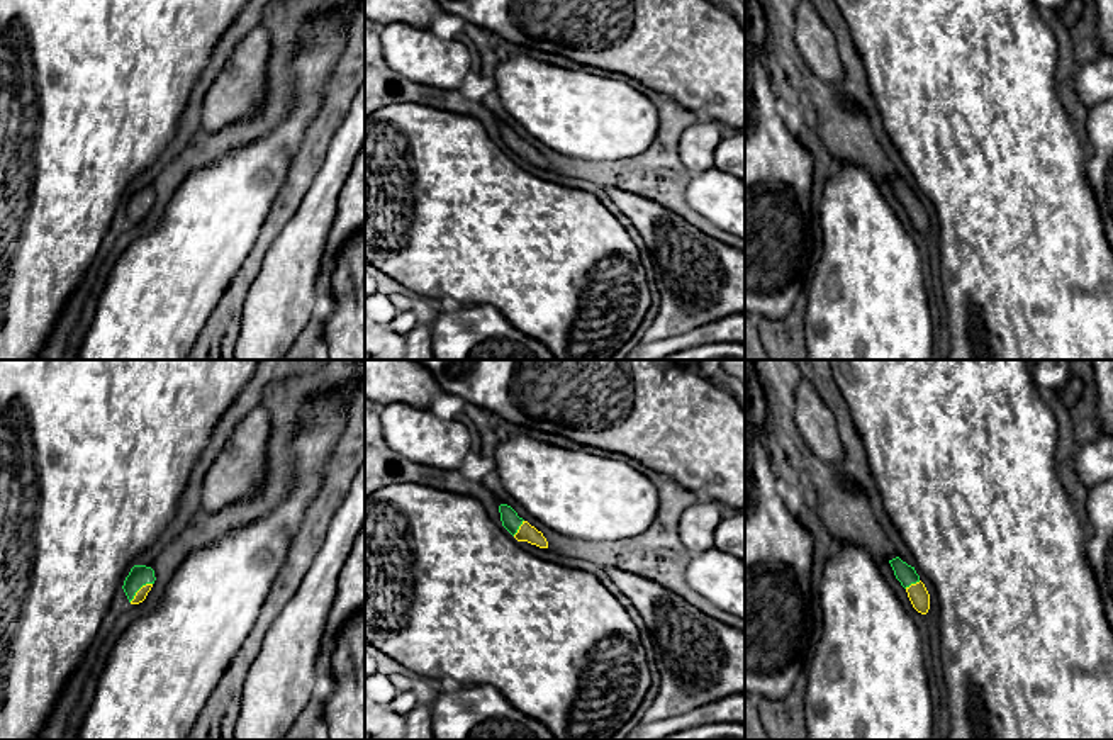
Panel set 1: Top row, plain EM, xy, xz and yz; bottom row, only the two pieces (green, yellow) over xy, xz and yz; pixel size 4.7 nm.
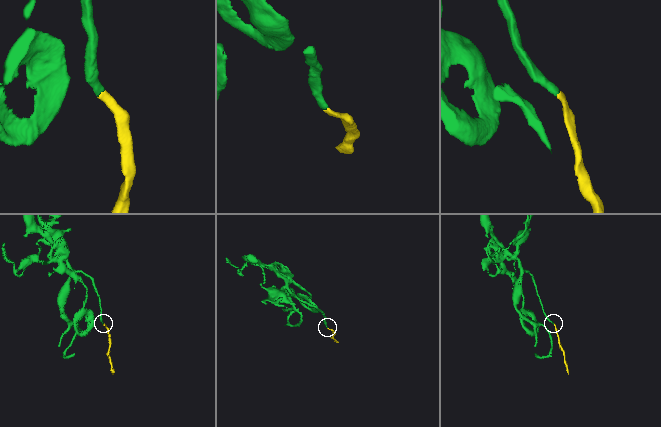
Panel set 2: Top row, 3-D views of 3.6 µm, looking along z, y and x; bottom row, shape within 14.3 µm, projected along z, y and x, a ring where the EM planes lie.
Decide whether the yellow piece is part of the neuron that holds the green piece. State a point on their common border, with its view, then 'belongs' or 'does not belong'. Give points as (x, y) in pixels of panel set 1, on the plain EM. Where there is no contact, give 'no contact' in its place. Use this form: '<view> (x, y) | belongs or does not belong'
xy (139, 207) | belongs

